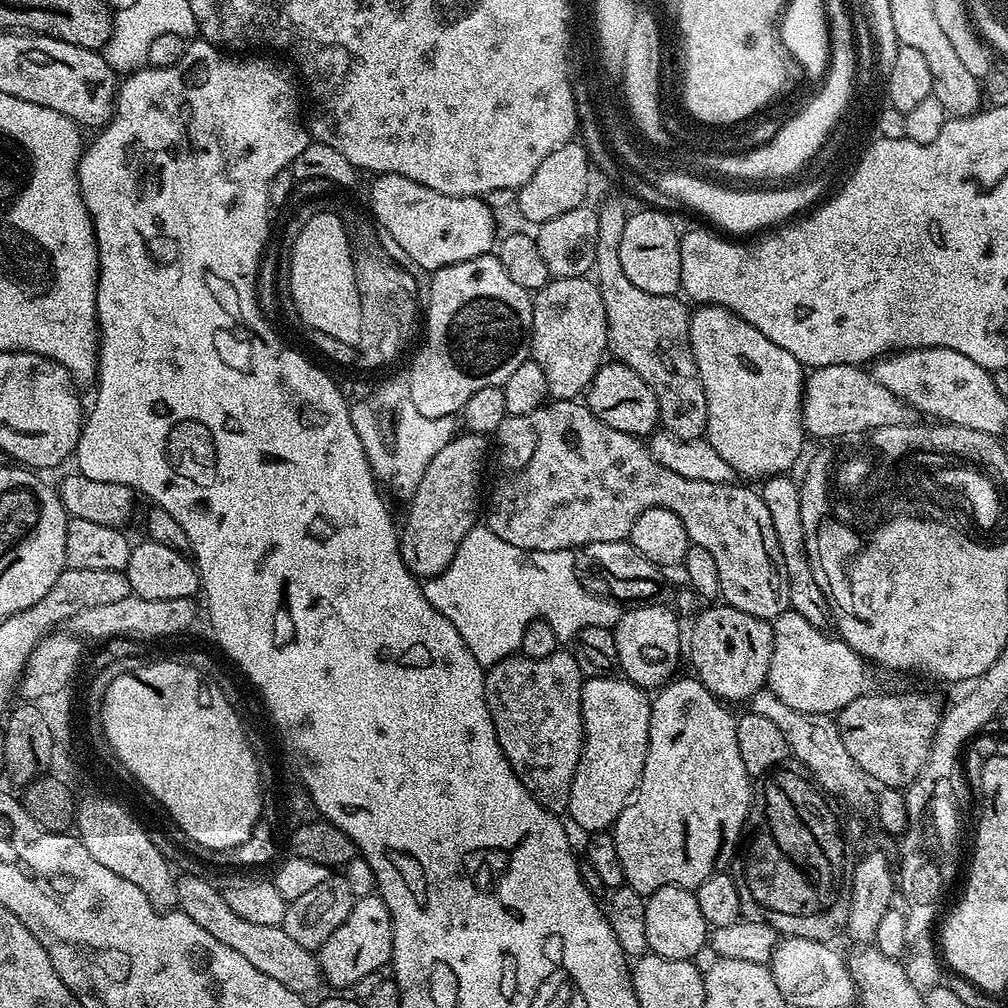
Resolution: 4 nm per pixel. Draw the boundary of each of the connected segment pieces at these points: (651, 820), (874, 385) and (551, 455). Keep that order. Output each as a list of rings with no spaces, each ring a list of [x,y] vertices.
[[[689,678],[689,680],[673,679],[671,682],[663,685],[651,697],[650,703],[652,713],[650,714],[650,730],[648,731],[648,753],[646,754],[646,762],[642,770],[640,786],[636,789],[632,799],[629,800],[627,806],[622,810],[622,814],[610,829],[614,838],[614,846],[618,846],[618,859],[622,862],[625,885],[634,889],[635,892],[640,893],[645,898],[654,890],[658,890],[662,886],[670,886],[671,884],[677,884],[683,888],[694,890],[702,882],[706,882],[706,878],[710,878],[713,872],[717,871],[718,865],[724,866],[724,863],[736,852],[736,843],[740,840],[740,831],[744,828],[744,819],[747,818],[748,807],[752,804],[753,784],[746,770],[746,765],[742,763],[742,753],[738,751],[736,716],[724,709],[727,707],[712,695],[712,691],[701,680],[695,678]]]
[[[831,364],[825,368],[817,368],[807,377],[804,385],[804,430],[809,437],[836,440],[839,436],[856,436],[859,432],[871,434],[874,429],[882,426],[905,423],[909,419],[908,415],[910,409],[904,401],[890,394],[886,386],[873,378],[871,371],[854,364]]]
[[[579,399],[574,400],[552,400],[541,404],[538,410],[530,410],[530,414],[514,414],[507,416],[498,426],[494,434],[494,444],[500,447],[500,453],[497,454],[496,460],[500,465],[496,468],[496,481],[492,484],[492,497],[488,500],[488,520],[486,526],[502,542],[510,542],[510,546],[518,546],[522,550],[531,552],[567,552],[577,550],[576,548],[587,549],[594,542],[618,542],[627,540],[631,537],[634,522],[646,510],[651,508],[665,508],[678,518],[682,518],[682,526],[686,526],[686,534],[689,541],[705,550],[710,550],[714,557],[714,563],[718,565],[718,578],[722,581],[720,594],[723,603],[730,608],[737,608],[746,614],[750,614],[759,620],[773,621],[783,612],[789,611],[790,608],[790,582],[786,578],[786,562],[782,562],[782,550],[778,550],[778,537],[774,534],[774,522],[770,522],[770,510],[766,510],[766,502],[762,502],[759,491],[755,487],[743,488],[740,482],[730,484],[719,484],[718,482],[694,482],[690,478],[682,478],[682,474],[674,474],[674,470],[666,470],[662,462],[658,462],[652,453],[648,450],[648,445],[643,439],[626,434],[622,430],[614,430],[606,426],[606,422],[599,420],[591,410],[588,409],[587,403]]]

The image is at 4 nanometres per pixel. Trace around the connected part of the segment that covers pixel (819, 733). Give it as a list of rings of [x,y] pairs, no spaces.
[[[765,686],[747,701],[747,711],[762,714],[762,718],[770,718],[778,730],[782,730],[782,738],[786,738],[788,751],[800,764],[808,767],[807,775],[825,793],[837,792],[844,800],[852,804],[860,804],[868,796],[870,781],[863,770],[850,758],[846,746],[842,746],[842,734],[838,730],[835,719],[826,712],[803,712],[786,706],[772,693],[772,689]]]

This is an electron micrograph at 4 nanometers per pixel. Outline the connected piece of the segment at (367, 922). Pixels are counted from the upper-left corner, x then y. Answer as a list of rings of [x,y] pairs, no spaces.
[[[379,894],[359,897],[346,922],[318,949],[318,959],[323,979],[336,990],[351,989],[366,974],[387,969],[392,963],[392,915],[384,899]]]

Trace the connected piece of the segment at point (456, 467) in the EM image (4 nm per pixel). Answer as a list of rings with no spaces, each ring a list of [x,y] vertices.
[[[465,431],[438,454],[434,454],[434,462],[422,474],[422,482],[410,494],[412,505],[408,508],[408,517],[404,520],[404,528],[399,529],[400,553],[404,564],[417,578],[441,576],[454,562],[454,554],[458,554],[458,546],[462,546],[462,538],[468,531],[477,527],[476,503],[480,500],[480,475],[484,472],[484,455],[490,448],[488,436],[478,436],[475,432]]]

